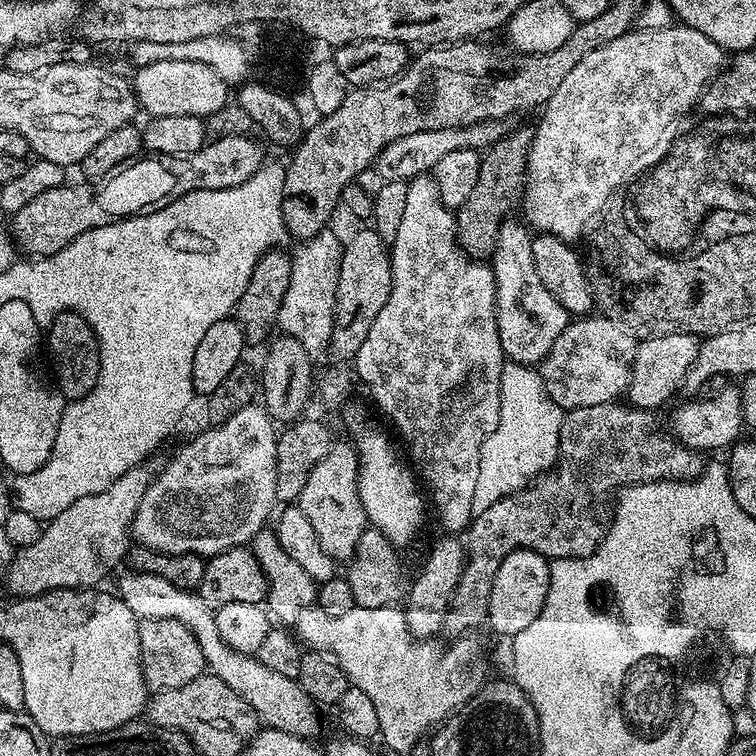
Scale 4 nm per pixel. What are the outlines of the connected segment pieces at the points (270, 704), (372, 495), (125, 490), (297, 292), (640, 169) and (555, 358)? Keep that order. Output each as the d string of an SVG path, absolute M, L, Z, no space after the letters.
M126 572L118 582L117 595L126 602L126 606L134 611L137 619L167 620L182 622L198 639L207 669L211 675L230 686L267 726L274 729L292 733L304 739L315 737L320 726L320 718L316 711L316 702L302 690L299 681L286 678L284 674L275 673L274 670L258 662L251 653L238 652L226 646L222 640L221 632L217 628L215 611L210 609L201 600L199 593L191 589L174 586L154 574L141 572Z
M364 424L357 426L354 447L356 457L360 459L360 467L356 470L358 494L362 498L369 525L377 528L390 543L396 545L397 549L404 550L404 547L419 534L420 527L424 524L426 500L423 495L420 497L416 493L417 477L409 461L396 453L396 448L392 445L393 437L389 436L376 428L367 428Z
M145 462L134 466L122 478L118 478L106 490L98 494L90 494L86 498L78 498L78 502L73 502L58 514L58 518L47 521L40 529L38 542L30 546L19 549L10 565L6 569L8 575L7 591L13 597L23 598L25 596L40 596L44 592L52 592L56 588L96 588L99 580L107 572L115 570L119 564L125 563L128 549L130 547L130 537L132 535L132 523L134 514L138 510L138 502L142 498L145 490L152 485L154 468L151 463Z
M325 230L312 239L303 241L300 249L292 256L290 286L286 290L286 298L282 298L278 328L283 335L302 342L302 346L312 354L327 349L332 339L341 251L341 237L336 237L332 230Z
M673 26L666 30L633 30L622 34L622 38L614 38L614 42L606 42L598 50L590 50L590 54L586 54L586 58L582 58L582 62L578 62L578 66L574 66L574 70L570 70L570 74L566 74L562 86L558 86L558 90L554 90L548 103L543 105L542 111L539 113L539 115L541 114L540 125L535 125L532 133L532 145L528 151L528 174L524 177L522 201L522 213L524 212L525 216L523 219L529 229L535 230L537 233L552 234L569 242L576 242L580 235L583 237L585 234L591 233L597 223L595 220L599 218L600 211L611 202L612 195L632 175L635 177L637 174L647 172L667 154L672 141L678 135L676 123L679 122L680 115L694 108L706 85L721 72L725 64L726 53L718 46L718 42L710 42L710 38L706 38L706 34L698 34L698 30L683 26Z
M588 314L583 318L573 319L566 326L566 330L562 330L558 338L554 338L554 346L550 346L550 354L546 354L546 358L538 366L549 400L565 410L619 401L628 391L628 379L632 373L637 343L637 337L628 329L620 327L603 314Z

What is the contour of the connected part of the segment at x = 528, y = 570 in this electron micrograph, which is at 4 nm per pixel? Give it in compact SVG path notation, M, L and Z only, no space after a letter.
M519 548L514 554L510 554L498 566L498 574L494 574L494 586L490 590L490 610L488 611L487 627L492 627L500 636L511 638L516 636L542 610L546 602L546 590L550 590L549 561L536 552L525 548Z

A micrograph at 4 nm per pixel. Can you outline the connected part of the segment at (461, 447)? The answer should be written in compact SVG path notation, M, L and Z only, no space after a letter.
M428 174L408 181L406 207L398 234L390 241L390 255L390 298L386 298L386 306L374 318L366 342L362 342L354 357L354 376L364 383L381 414L396 427L395 435L408 443L407 455L423 487L428 487L431 507L436 507L440 524L448 531L445 533L460 534L472 523L474 515L472 502L482 442L494 434L500 417L500 379L506 357L498 334L492 266L473 260L460 249L453 209L444 205L435 179Z

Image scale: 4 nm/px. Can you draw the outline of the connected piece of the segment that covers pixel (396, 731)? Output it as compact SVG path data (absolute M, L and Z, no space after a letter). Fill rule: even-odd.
M315 606L302 610L294 625L294 635L301 645L313 652L329 652L338 658L338 666L346 674L349 685L371 699L378 714L379 739L392 752L407 754L433 730L453 716L474 694L478 694L489 679L488 656L476 634L455 637L452 644L439 644L436 638L417 638L410 634L406 618L399 607L352 609L347 616L331 616Z

